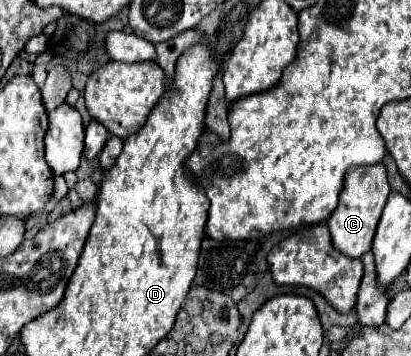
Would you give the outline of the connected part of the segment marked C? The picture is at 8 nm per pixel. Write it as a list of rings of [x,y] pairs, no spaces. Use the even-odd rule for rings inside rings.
[[[373,164],[373,166],[353,166],[347,170],[345,174],[345,186],[339,194],[339,206],[335,208],[335,212],[329,218],[329,230],[331,230],[331,238],[333,238],[333,246],[351,256],[351,258],[359,258],[365,252],[371,250],[373,244],[373,236],[377,230],[377,222],[381,218],[383,206],[387,202],[391,188],[387,182],[387,170],[385,164]]]

